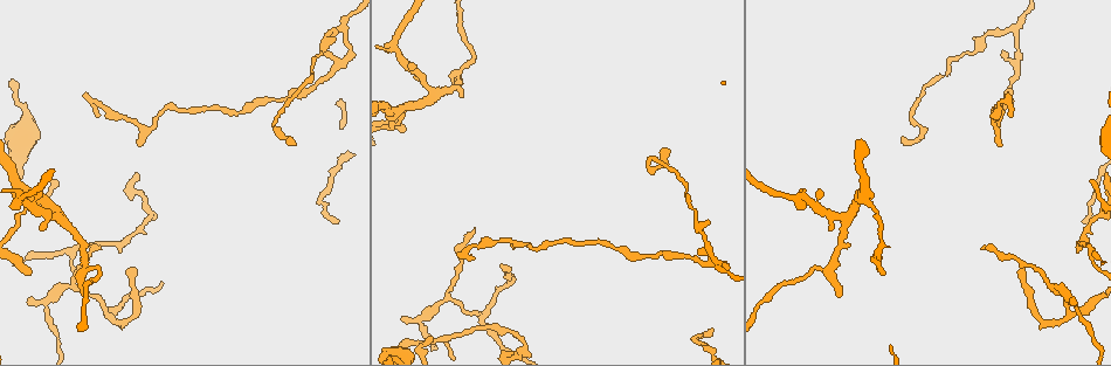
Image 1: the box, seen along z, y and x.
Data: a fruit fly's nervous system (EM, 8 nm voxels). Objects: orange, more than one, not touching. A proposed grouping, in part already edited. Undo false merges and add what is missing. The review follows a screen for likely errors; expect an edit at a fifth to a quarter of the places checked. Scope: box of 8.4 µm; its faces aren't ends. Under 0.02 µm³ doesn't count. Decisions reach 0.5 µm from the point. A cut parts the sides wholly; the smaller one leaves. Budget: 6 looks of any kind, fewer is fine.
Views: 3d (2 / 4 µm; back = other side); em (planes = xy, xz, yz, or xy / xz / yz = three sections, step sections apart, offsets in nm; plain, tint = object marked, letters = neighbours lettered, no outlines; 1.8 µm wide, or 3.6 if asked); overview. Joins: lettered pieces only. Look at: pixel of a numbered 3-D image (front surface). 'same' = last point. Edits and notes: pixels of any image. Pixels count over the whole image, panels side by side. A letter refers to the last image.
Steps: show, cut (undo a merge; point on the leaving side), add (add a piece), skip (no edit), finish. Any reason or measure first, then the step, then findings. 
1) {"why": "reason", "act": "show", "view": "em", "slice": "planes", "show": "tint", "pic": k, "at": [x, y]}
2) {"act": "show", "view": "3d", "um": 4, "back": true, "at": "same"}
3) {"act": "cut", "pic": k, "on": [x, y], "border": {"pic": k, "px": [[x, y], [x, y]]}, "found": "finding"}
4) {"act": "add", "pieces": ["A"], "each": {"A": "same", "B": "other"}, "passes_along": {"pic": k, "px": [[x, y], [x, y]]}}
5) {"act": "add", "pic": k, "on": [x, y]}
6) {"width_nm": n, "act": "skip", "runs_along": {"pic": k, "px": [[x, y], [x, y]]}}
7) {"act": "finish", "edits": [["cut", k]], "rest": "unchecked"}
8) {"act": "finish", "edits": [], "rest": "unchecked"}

{"why": "an open end", "act": "show", "view": "3d", "um": 4, "pic": 1, "at": [130, 268]}

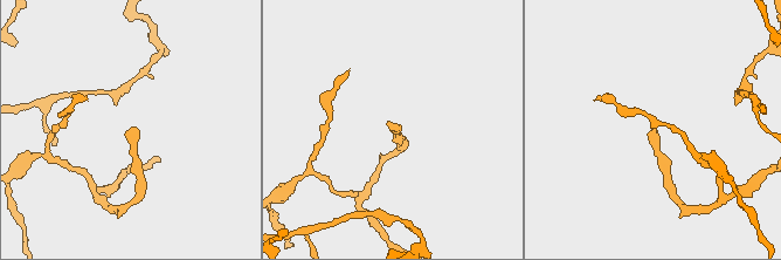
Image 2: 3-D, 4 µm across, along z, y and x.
{"act": "show", "view": "em", "um": 3.6, "slice": "planes", "show": "tint", "pic": 2, "at": [395, 128]}

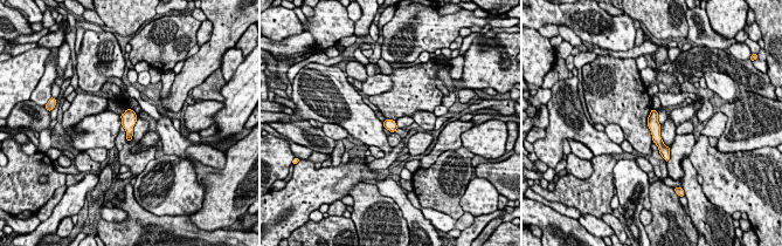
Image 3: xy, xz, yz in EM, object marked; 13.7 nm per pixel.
{"why": "see the neighbours", "act": "show", "view": "em", "um": 3.6, "slice": "planes", "show": "letters", "at": "same"}

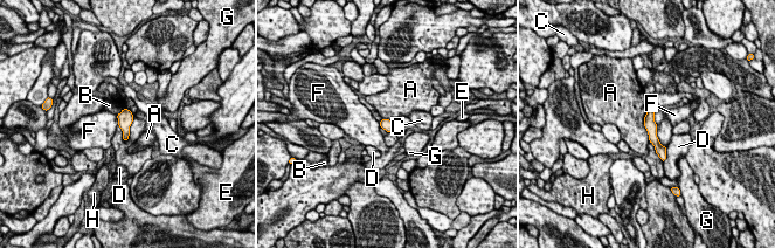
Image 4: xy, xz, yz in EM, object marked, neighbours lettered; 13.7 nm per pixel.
{"act": "skip", "each": {"A": "other", "B": "other", "C": "other", "D": "other", "E": "other", "F": "other", "G": "other", "H": "other"}, "border": {"pic": 4, "px": [[649, 109], [644, 117], [648, 140]]}, "found": "none of them fits"}

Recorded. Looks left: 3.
{"why": "tapers out", "act": "show", "view": "3d", "um": 2, "pic": 1, "at": [1069, 298]}

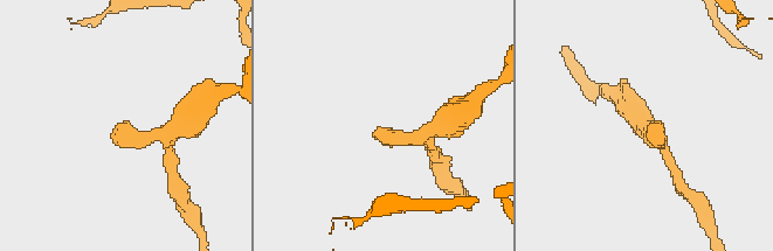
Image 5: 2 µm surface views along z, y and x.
{"act": "show", "view": "em", "slice": "planes", "show": "letters", "pic": 5, "at": [649, 134]}

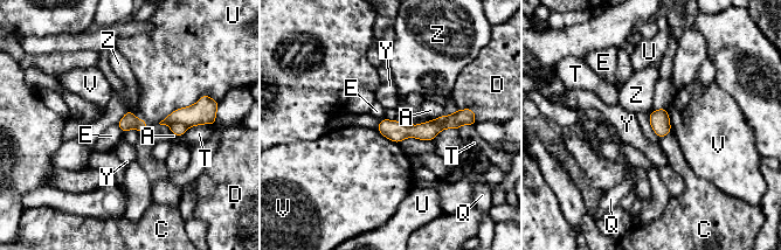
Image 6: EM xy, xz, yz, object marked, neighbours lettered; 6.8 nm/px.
{"act": "cut", "pic": 6, "on": [178, 129], "each": {"A": "other", "C": "other", "D": "other", "E": "other", "Q": "other", "T": "other", "U": "other", "V": "other", "Y": "other", "Z": "other"}, "border": {"pic": 6, "px": [[170, 125], [182, 123], [187, 127]]}, "found": "two cells meet here"}

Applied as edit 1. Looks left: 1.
{"act": "finish", "edits": [["cut", 6]], "rest": "unchecked"}

